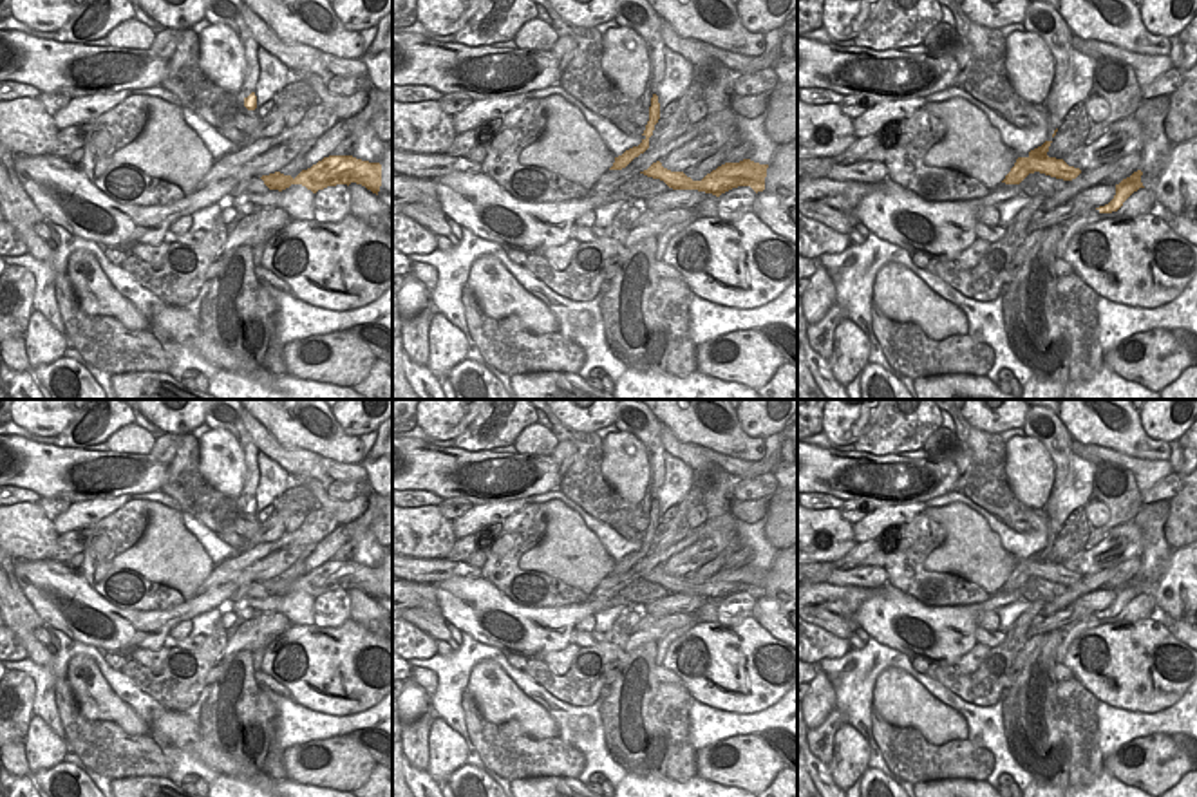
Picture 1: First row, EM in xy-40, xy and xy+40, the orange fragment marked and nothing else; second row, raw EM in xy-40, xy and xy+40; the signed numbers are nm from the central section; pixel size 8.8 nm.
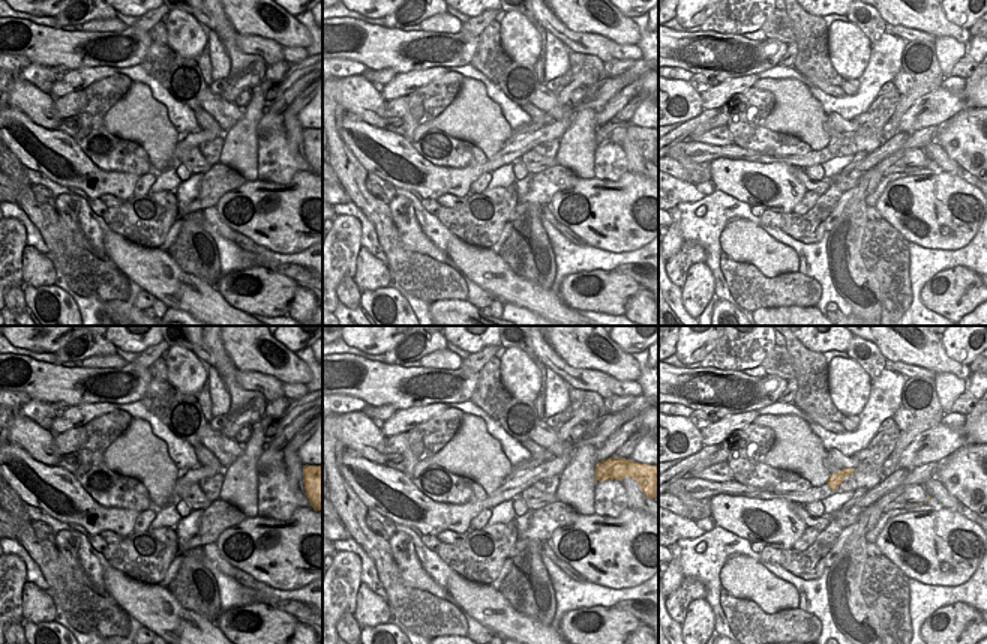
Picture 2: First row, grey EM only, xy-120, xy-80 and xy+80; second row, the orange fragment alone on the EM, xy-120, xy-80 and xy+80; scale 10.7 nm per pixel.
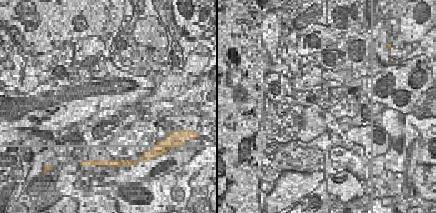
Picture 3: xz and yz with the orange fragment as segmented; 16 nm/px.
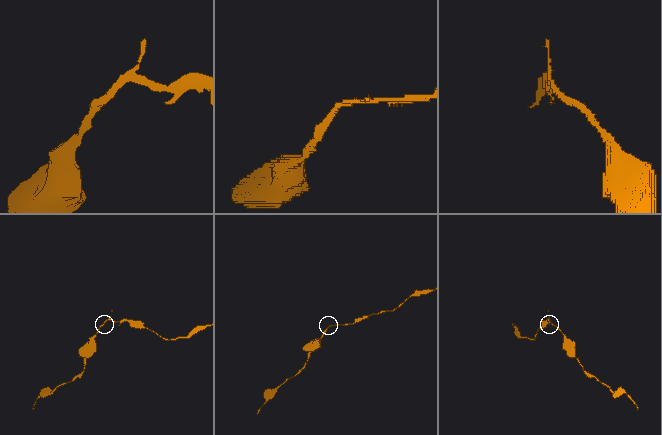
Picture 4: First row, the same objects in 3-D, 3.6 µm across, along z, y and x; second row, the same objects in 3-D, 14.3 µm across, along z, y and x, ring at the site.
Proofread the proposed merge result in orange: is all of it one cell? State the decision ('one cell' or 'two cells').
two cells

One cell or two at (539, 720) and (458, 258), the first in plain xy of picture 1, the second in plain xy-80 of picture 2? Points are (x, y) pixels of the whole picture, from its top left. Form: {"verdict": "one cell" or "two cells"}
{"verdict": "two cells"}

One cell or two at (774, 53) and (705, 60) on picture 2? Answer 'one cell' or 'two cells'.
one cell

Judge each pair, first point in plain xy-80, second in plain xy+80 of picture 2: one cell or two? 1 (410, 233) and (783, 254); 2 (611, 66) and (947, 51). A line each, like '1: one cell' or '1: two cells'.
1: one cell
2: two cells

